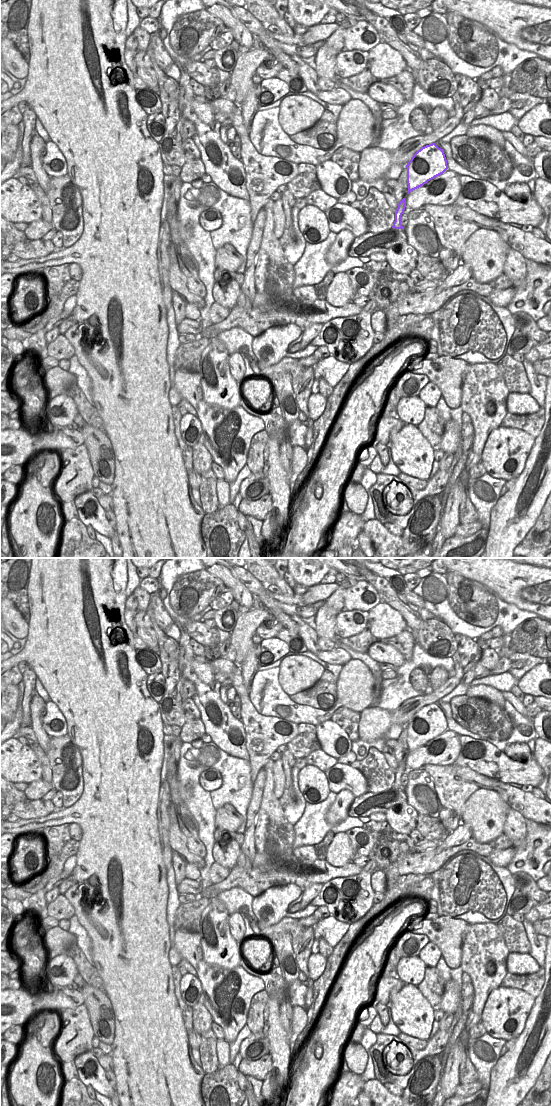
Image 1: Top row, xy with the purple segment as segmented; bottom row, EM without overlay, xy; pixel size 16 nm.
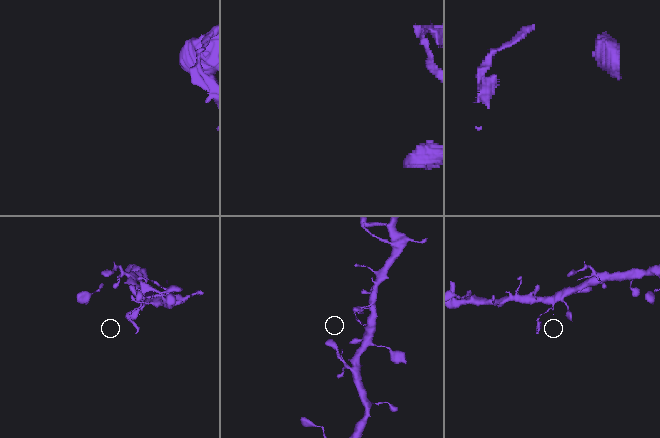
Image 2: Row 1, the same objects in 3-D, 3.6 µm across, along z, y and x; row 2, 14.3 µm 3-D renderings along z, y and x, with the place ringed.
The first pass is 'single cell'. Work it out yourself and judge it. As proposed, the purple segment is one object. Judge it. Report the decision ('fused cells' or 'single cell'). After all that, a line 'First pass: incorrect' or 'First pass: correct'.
fused cells
First pass: incorrect

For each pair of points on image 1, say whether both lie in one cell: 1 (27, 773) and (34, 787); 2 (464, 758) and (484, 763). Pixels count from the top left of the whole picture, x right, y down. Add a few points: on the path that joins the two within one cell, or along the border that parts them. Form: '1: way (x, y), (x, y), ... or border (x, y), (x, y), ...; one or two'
1: border (41, 777), (28, 784); two
2: way (469, 758), (479, 760); one

